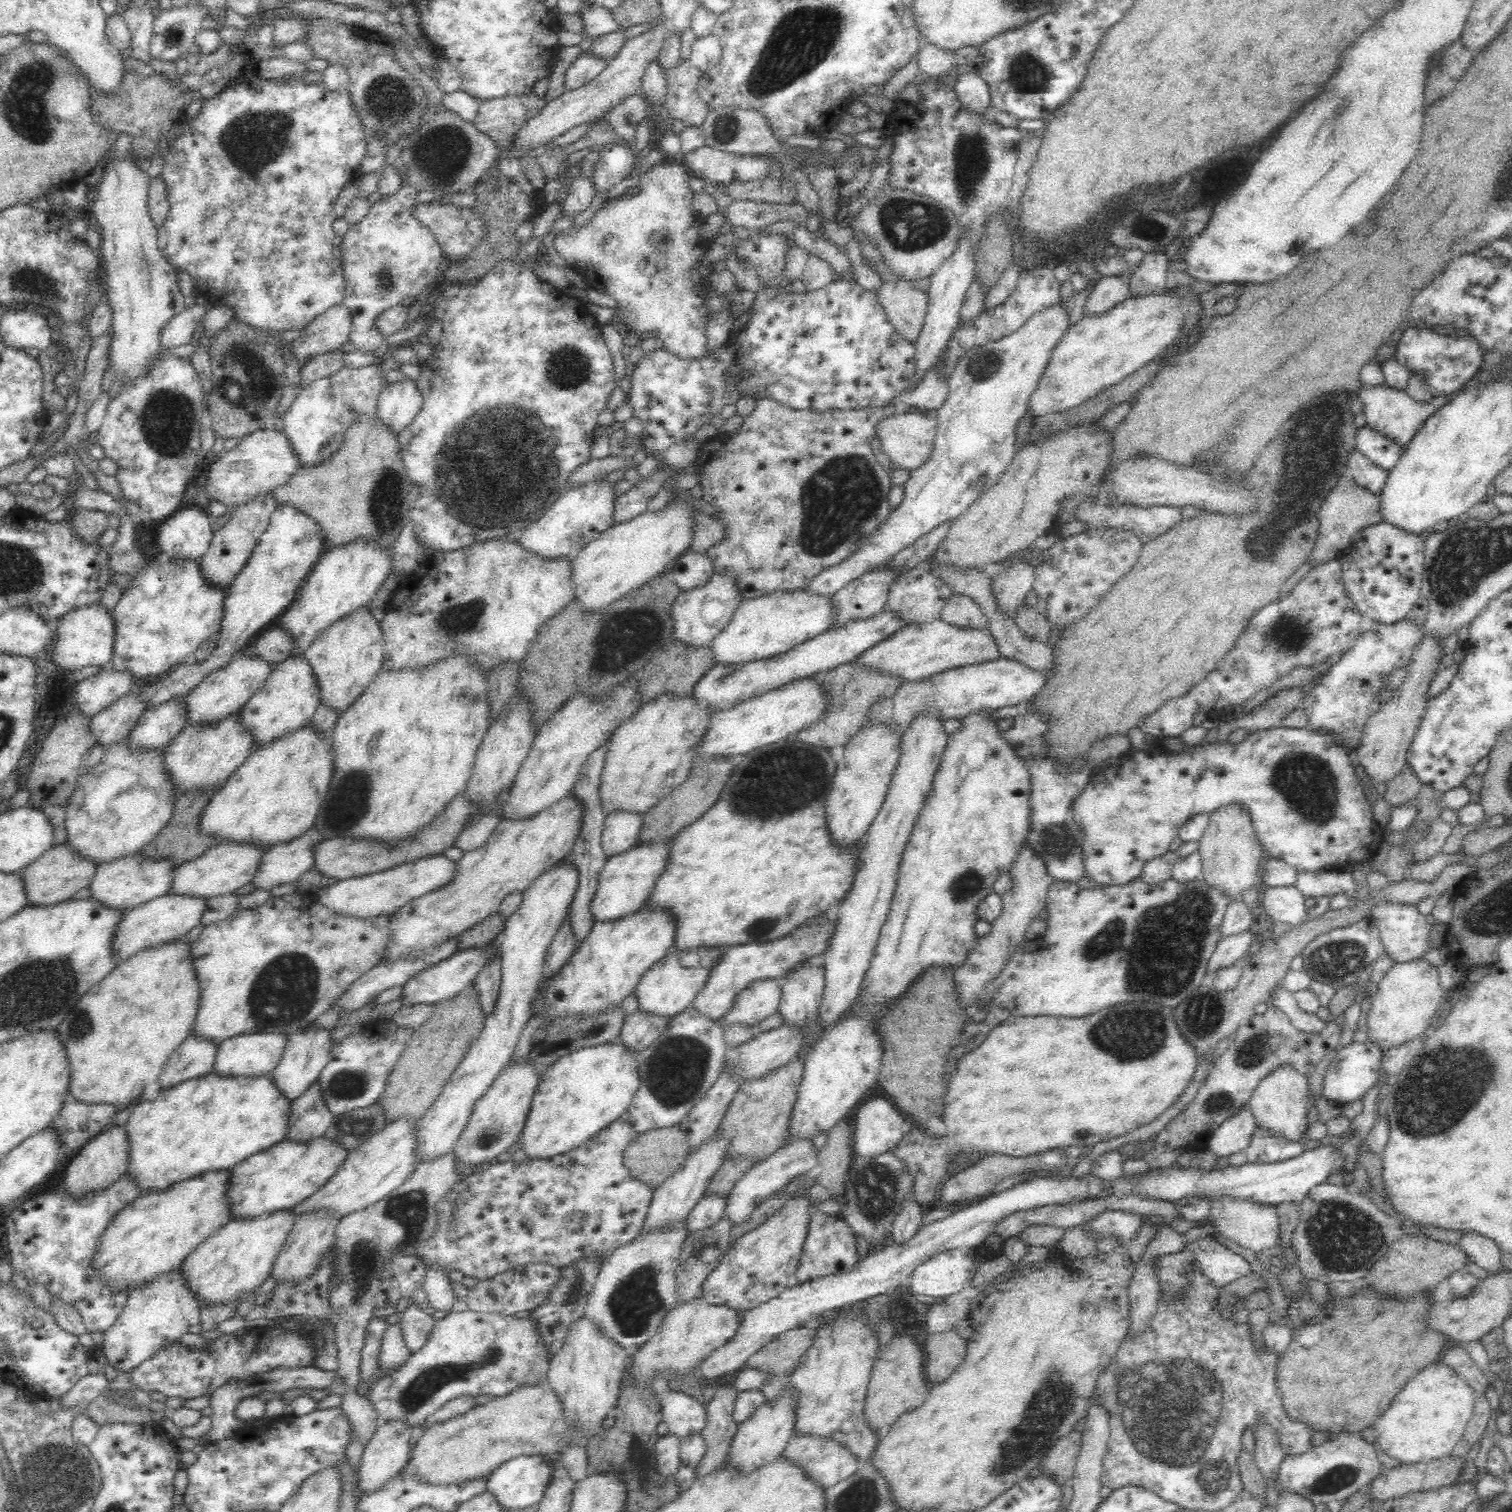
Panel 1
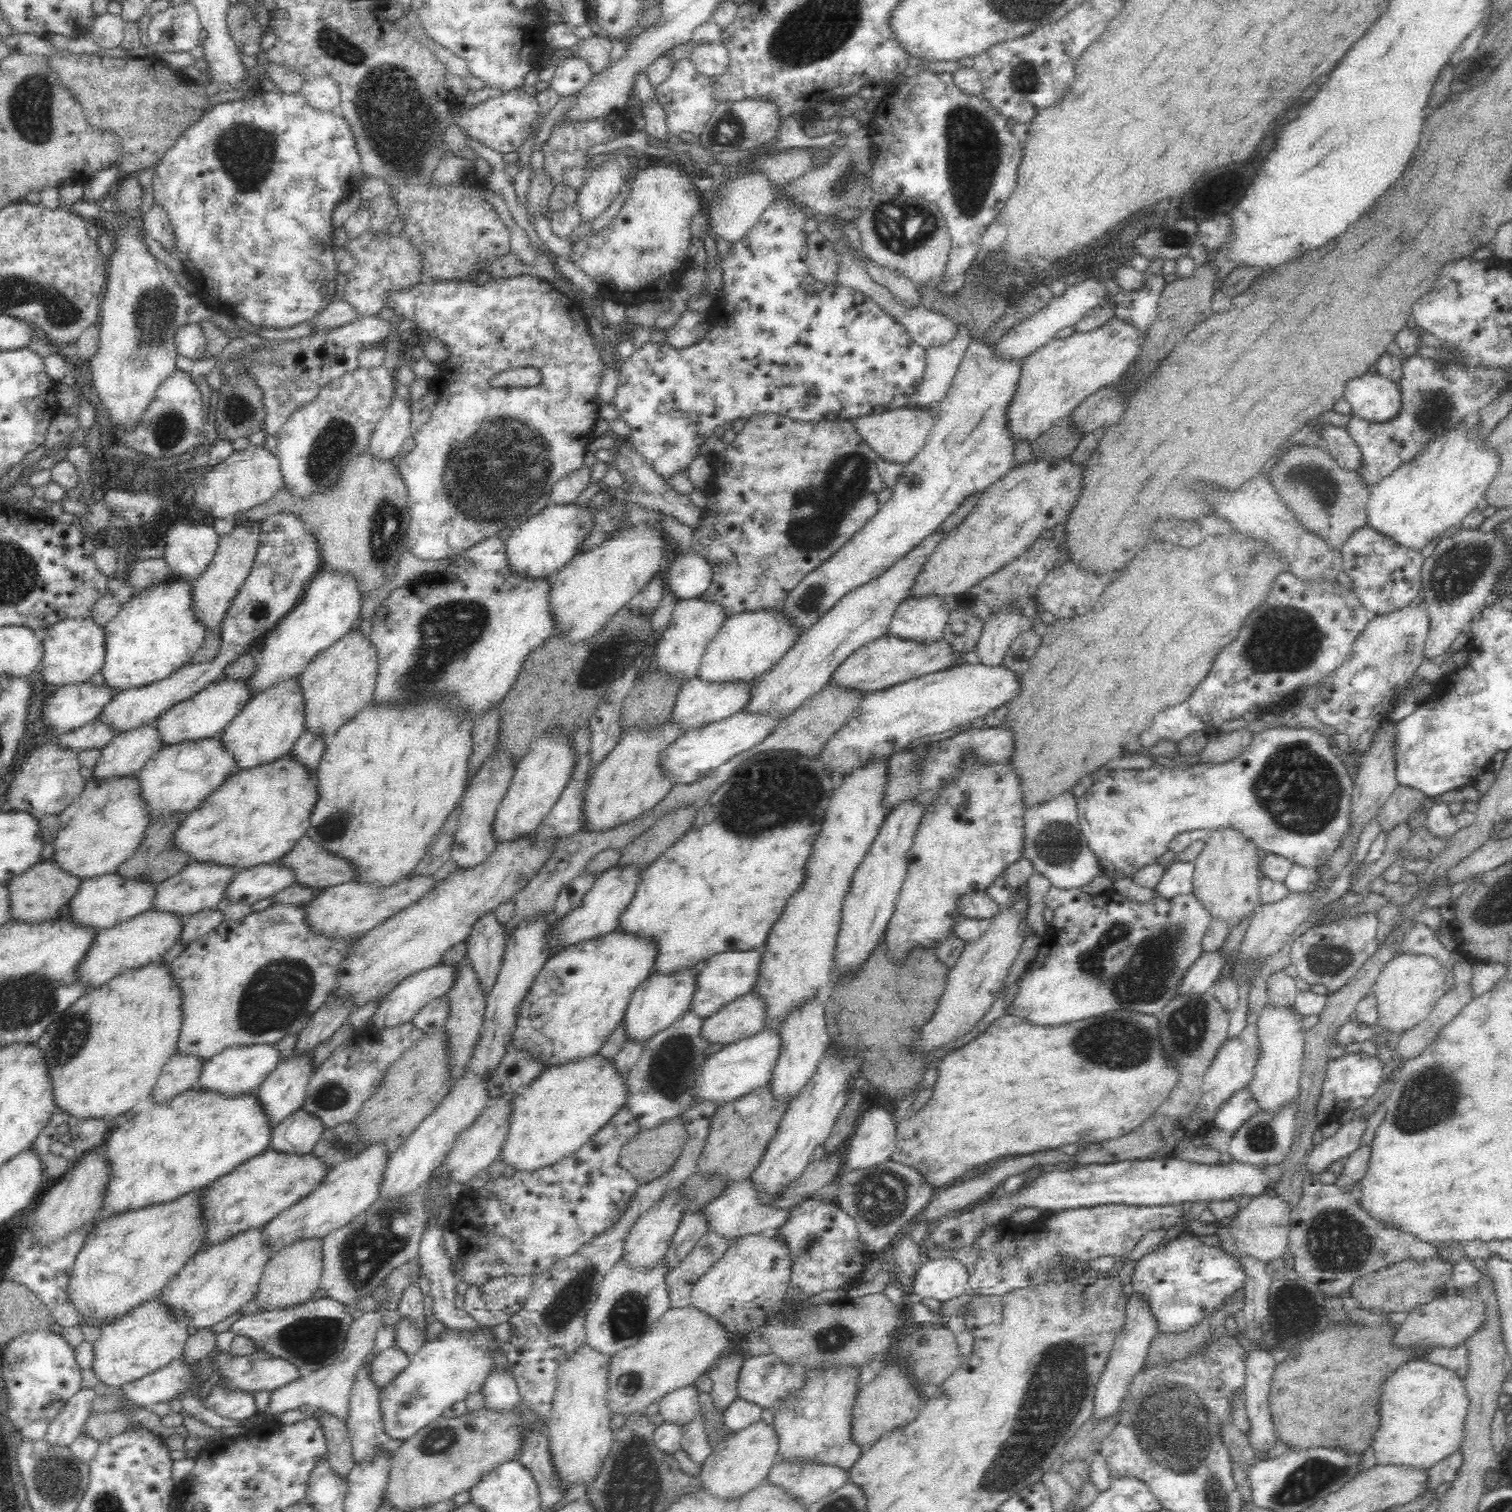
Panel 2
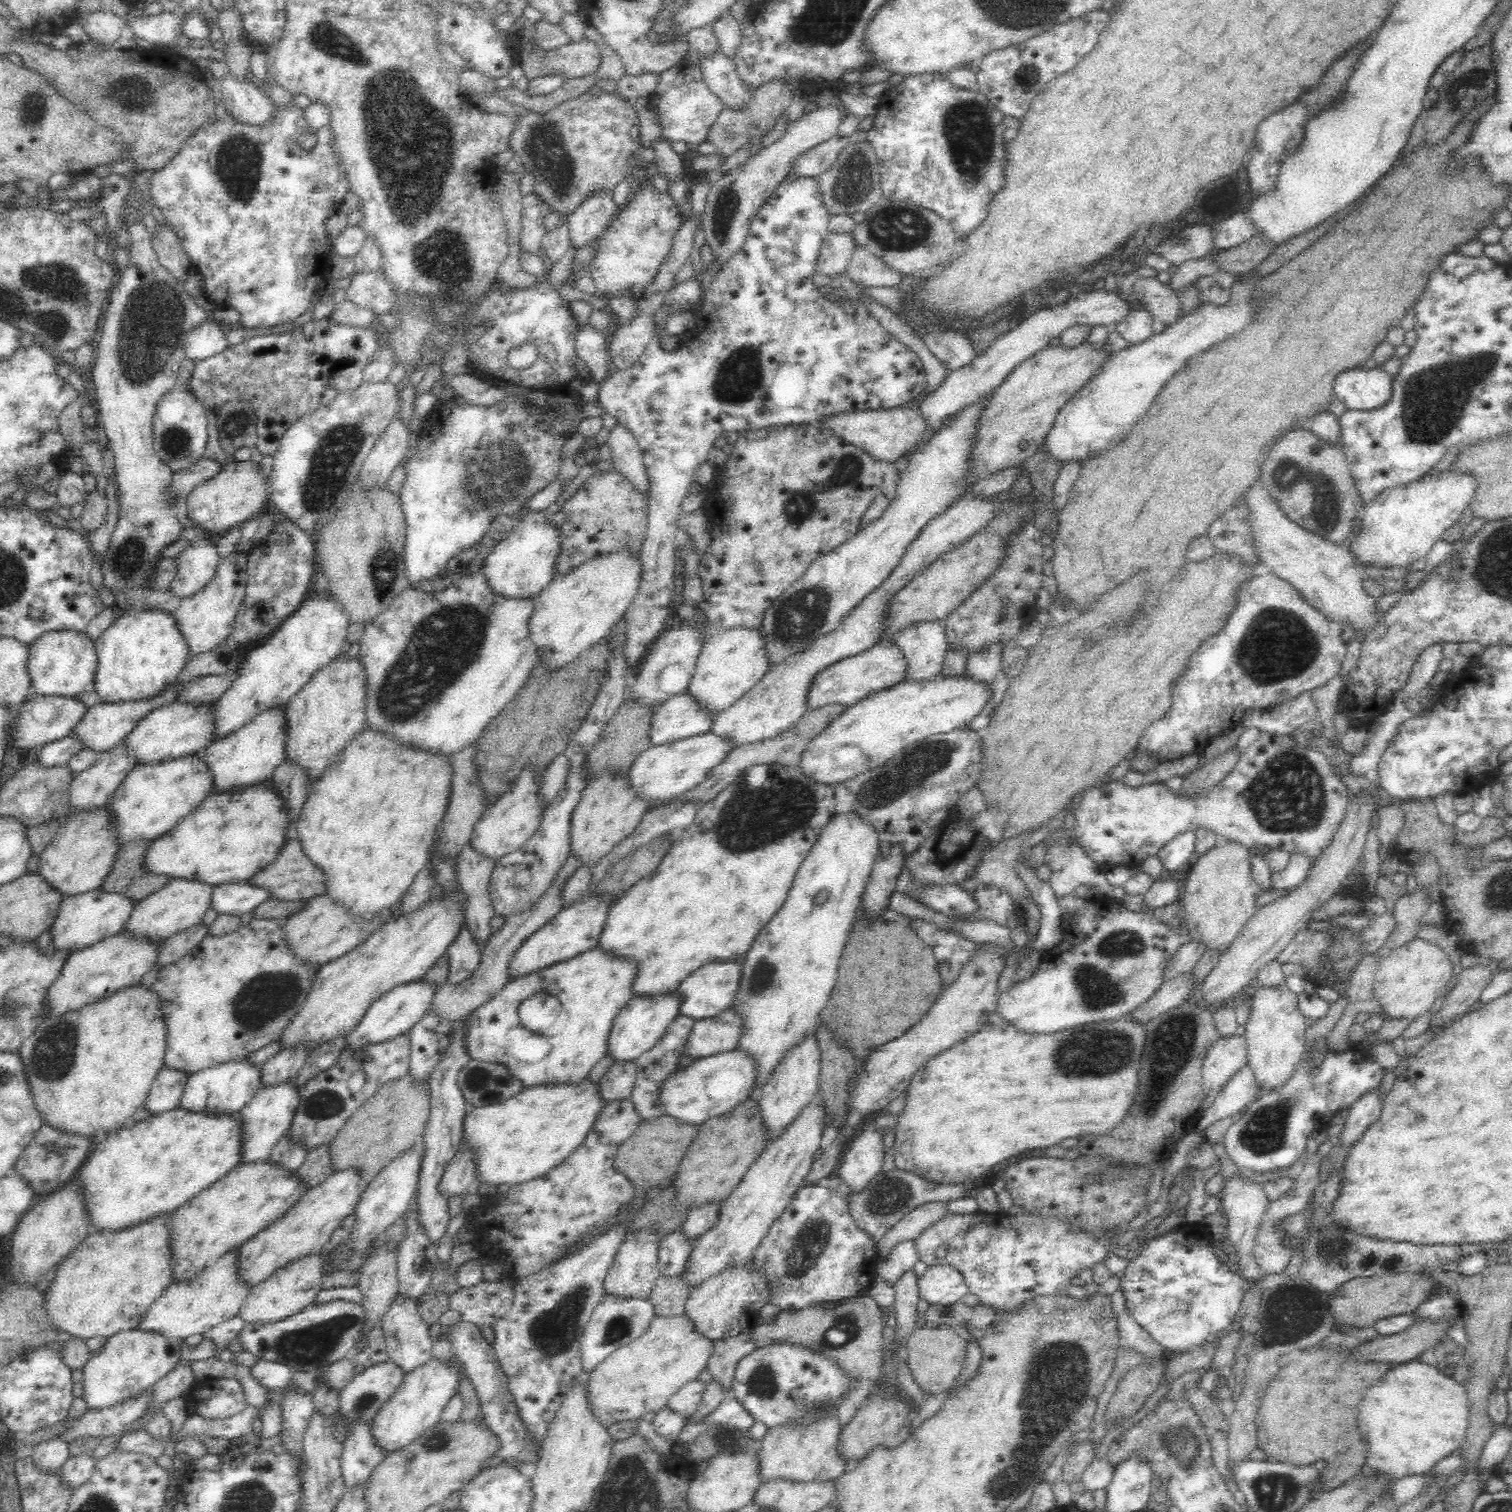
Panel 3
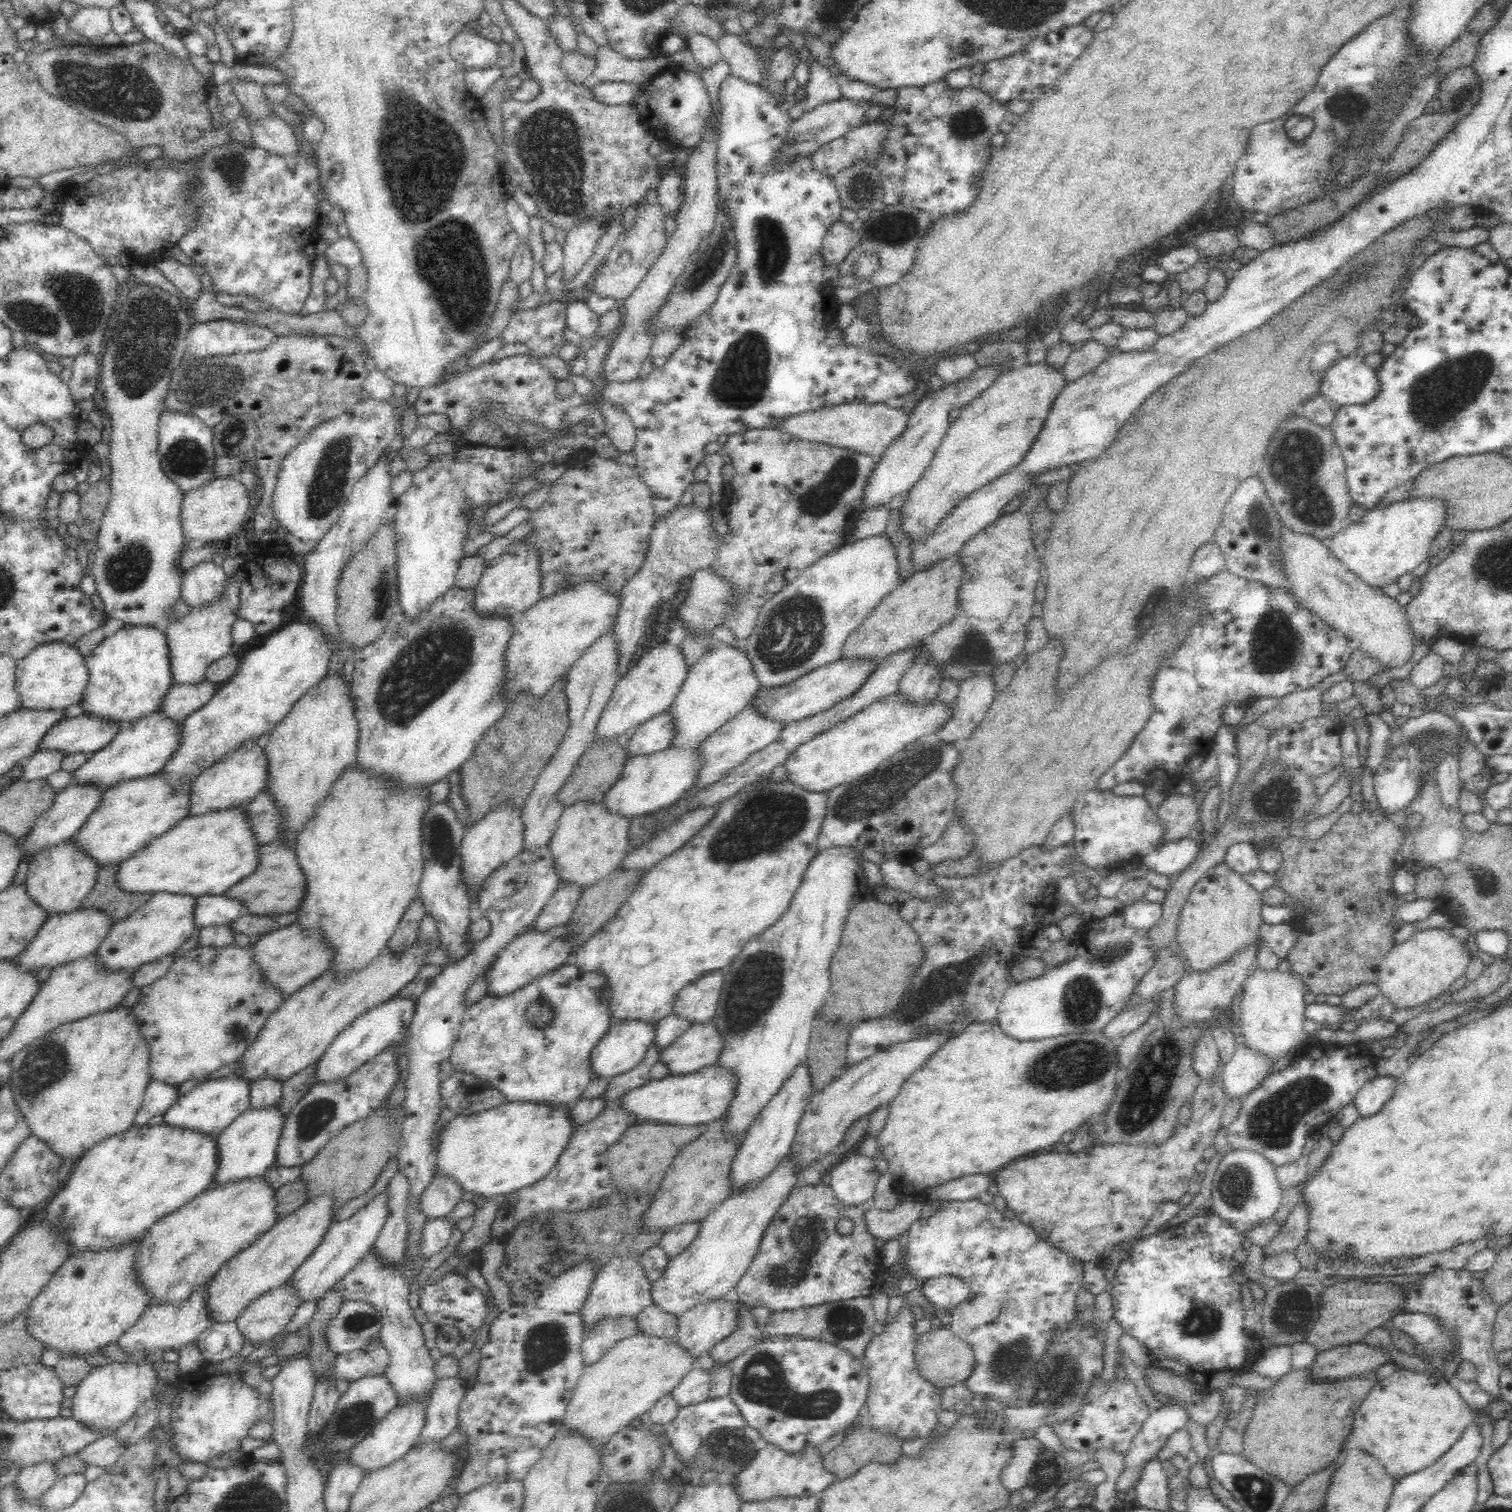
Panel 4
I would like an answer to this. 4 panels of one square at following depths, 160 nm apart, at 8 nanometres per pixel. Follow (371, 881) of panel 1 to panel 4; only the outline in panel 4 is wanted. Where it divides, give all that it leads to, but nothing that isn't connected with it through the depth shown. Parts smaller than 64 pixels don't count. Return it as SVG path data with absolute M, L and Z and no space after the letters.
M300 921L282 928L277 928L261 935L255 945L255 956L262 969L268 973L268 979L280 985L286 994L292 994L301 986L318 978L331 967L338 955L333 942L326 937L321 929L304 927Z

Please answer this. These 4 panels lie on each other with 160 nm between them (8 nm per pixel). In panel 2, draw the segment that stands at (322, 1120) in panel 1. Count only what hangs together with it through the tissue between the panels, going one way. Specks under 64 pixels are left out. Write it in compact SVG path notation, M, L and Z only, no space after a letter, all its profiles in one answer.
M300 1107L273 1126L270 1149L307 1153L313 1150L325 1126L322 1118Z

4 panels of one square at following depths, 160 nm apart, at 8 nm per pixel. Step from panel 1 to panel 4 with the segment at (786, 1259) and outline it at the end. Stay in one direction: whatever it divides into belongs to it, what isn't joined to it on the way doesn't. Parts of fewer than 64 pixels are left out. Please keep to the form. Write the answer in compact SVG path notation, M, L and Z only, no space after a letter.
M735 1293L716 1298L716 1300L700 1302L680 1314L676 1340L680 1341L683 1348L690 1350L699 1358L738 1329L741 1307L744 1306L746 1306L745 1303Z

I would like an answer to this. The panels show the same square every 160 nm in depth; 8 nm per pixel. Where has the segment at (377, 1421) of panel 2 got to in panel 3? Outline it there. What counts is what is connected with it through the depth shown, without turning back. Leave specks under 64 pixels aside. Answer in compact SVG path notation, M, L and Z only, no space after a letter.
M350 1422L349 1436L343 1442L341 1471L346 1489L356 1483L368 1480L371 1472L388 1456L388 1449L382 1447L373 1434L373 1422Z

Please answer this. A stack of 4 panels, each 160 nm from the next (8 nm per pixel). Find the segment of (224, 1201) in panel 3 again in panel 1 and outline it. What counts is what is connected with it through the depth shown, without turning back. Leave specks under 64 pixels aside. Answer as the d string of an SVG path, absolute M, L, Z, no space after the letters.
M320 1135L310 1140L284 1139L245 1158L234 1166L230 1201L232 1216L253 1217L282 1209L292 1209L324 1186L348 1158L342 1141Z

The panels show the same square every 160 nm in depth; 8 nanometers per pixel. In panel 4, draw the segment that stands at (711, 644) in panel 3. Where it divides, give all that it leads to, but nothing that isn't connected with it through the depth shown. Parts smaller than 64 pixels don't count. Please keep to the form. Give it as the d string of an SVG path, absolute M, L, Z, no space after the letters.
M713 643L689 668L682 690L669 709L678 723L678 734L672 740L672 747L700 746L710 733L752 701L761 687L744 644L738 648L732 644Z

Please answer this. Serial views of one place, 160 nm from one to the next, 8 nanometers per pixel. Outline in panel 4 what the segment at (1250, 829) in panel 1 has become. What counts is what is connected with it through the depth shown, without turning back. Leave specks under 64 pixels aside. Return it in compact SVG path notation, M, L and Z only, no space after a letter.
M1225 860L1218 861L1196 882L1182 907L1175 934L1193 970L1212 968L1255 939L1263 924L1262 896L1263 892L1254 889L1245 876Z

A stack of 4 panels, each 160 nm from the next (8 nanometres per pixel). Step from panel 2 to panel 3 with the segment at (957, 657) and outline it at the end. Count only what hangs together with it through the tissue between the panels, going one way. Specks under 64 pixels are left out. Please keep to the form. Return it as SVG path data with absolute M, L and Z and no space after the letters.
M880 641L864 652L840 659L837 663L818 672L810 688L807 708L840 703L846 706L854 704L872 693L890 688L906 681L909 676L910 663L902 649L893 641Z

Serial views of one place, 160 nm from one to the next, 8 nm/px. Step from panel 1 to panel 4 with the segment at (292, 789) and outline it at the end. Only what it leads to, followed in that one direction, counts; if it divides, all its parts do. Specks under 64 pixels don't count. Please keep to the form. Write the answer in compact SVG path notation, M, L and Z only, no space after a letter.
M246 805L189 815L122 861L119 885L132 892L168 891L197 897L222 894L257 872L261 846Z

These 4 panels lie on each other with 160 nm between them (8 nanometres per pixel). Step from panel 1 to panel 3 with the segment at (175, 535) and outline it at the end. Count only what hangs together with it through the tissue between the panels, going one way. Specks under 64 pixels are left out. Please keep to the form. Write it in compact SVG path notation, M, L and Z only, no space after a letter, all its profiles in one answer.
M209 534L192 539L174 558L177 571L170 592L180 599L201 590L212 578L219 558Z

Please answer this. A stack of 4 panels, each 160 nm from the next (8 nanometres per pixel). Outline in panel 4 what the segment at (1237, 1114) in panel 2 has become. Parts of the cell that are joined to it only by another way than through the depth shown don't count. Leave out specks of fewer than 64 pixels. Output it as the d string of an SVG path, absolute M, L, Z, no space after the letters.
M1245 1043L1236 1044L1234 1052L1227 1060L1223 1070L1221 1071L1222 1091L1227 1100L1242 1100L1248 1094L1258 1089L1262 1080L1268 1075L1268 1069L1274 1064L1273 1060L1266 1060L1263 1056L1250 1050Z

